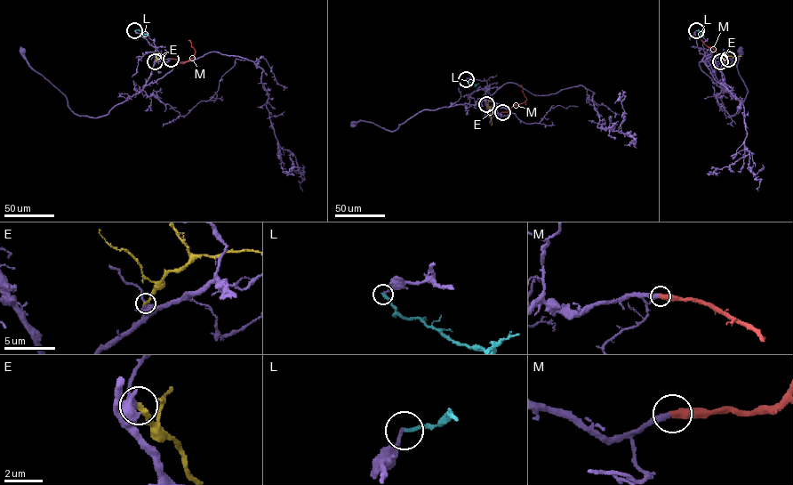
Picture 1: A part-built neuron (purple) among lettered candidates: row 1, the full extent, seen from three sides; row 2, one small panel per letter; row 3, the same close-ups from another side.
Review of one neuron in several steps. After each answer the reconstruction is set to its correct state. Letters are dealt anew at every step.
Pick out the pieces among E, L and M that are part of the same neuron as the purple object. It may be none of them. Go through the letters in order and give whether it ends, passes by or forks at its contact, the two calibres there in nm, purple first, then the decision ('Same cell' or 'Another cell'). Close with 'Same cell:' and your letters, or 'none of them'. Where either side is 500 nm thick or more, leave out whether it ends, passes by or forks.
E: It ends there. Thickness 400 nm (purple) against 240 nm. Another cell
L: It ends there. Thickness 180 nm (purple) against 220 nm. Another cell
M: It ends there. Thickness 360 nm (purple) against 480 nm. Same cell
Same cell: M

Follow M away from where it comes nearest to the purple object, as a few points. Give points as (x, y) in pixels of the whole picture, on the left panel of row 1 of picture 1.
M: (171, 59), (184, 62), (194, 57), (195, 50), (188, 40)

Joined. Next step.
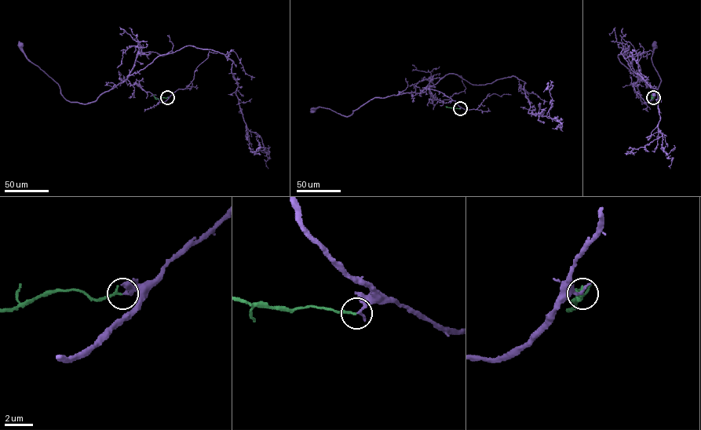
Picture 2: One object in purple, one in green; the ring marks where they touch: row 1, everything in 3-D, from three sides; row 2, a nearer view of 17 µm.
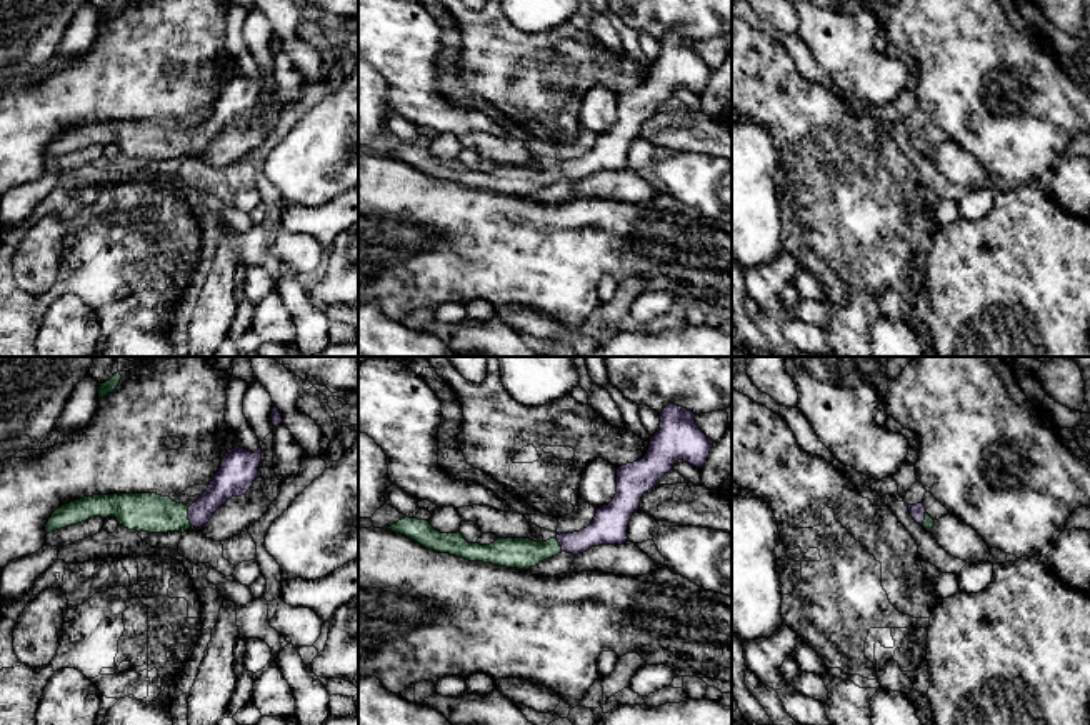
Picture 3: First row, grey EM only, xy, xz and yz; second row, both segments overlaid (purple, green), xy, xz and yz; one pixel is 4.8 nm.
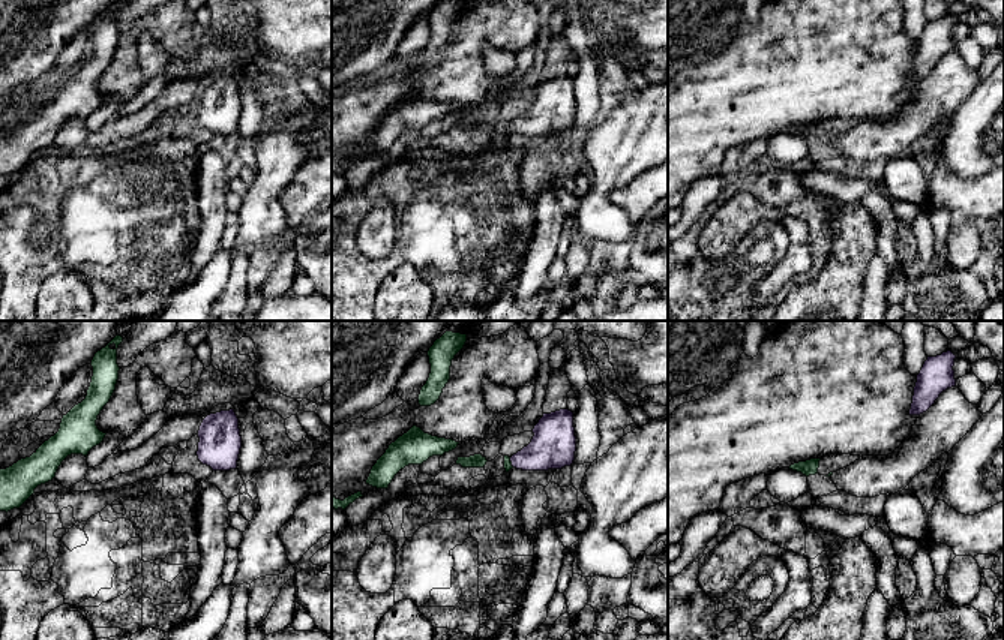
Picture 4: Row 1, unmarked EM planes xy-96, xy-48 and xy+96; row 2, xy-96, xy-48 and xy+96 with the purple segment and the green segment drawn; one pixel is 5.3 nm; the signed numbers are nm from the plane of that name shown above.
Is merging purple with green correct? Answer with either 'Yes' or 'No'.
Yes

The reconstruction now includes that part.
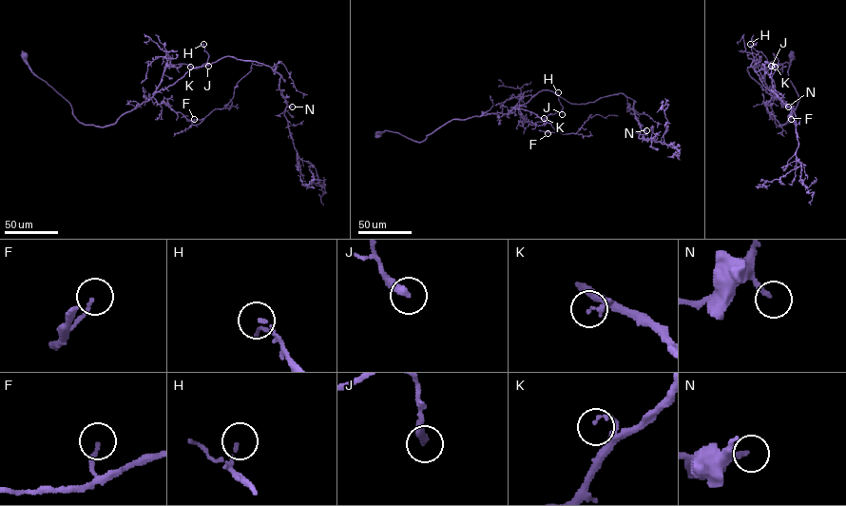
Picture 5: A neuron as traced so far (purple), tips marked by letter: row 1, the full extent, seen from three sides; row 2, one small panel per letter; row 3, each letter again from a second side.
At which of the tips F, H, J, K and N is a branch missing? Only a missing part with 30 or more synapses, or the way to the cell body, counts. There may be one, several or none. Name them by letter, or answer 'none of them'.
N

